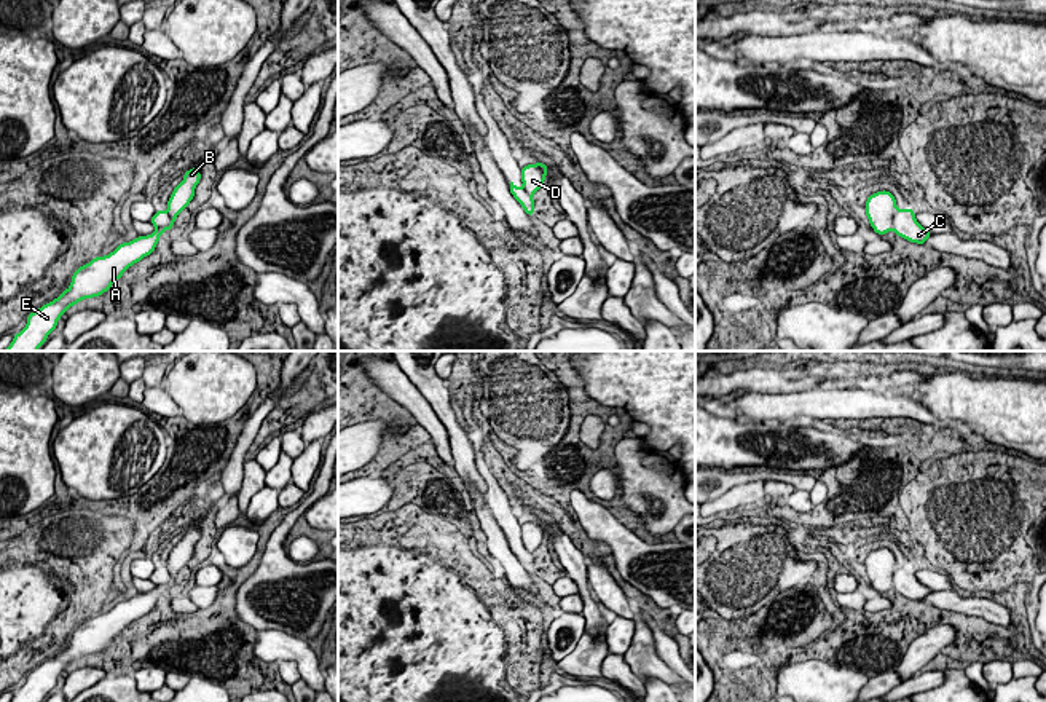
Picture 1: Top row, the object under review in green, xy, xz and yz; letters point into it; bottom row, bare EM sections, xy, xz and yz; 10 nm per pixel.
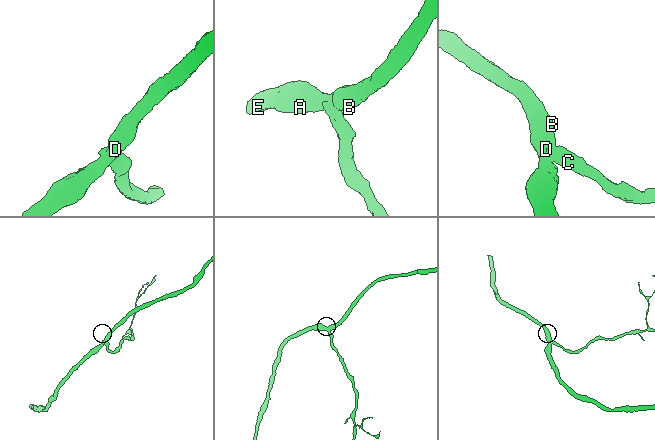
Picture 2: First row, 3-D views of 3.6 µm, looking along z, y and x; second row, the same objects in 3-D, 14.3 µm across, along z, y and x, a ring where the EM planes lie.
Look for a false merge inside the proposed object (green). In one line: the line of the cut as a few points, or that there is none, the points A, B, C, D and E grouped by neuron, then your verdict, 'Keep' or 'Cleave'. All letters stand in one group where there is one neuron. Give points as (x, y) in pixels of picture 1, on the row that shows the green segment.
Split along yz (898, 209), (892, 227). Groups: A B D E / C. Cleave

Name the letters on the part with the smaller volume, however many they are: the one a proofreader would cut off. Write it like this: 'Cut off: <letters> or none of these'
Cut off: C

